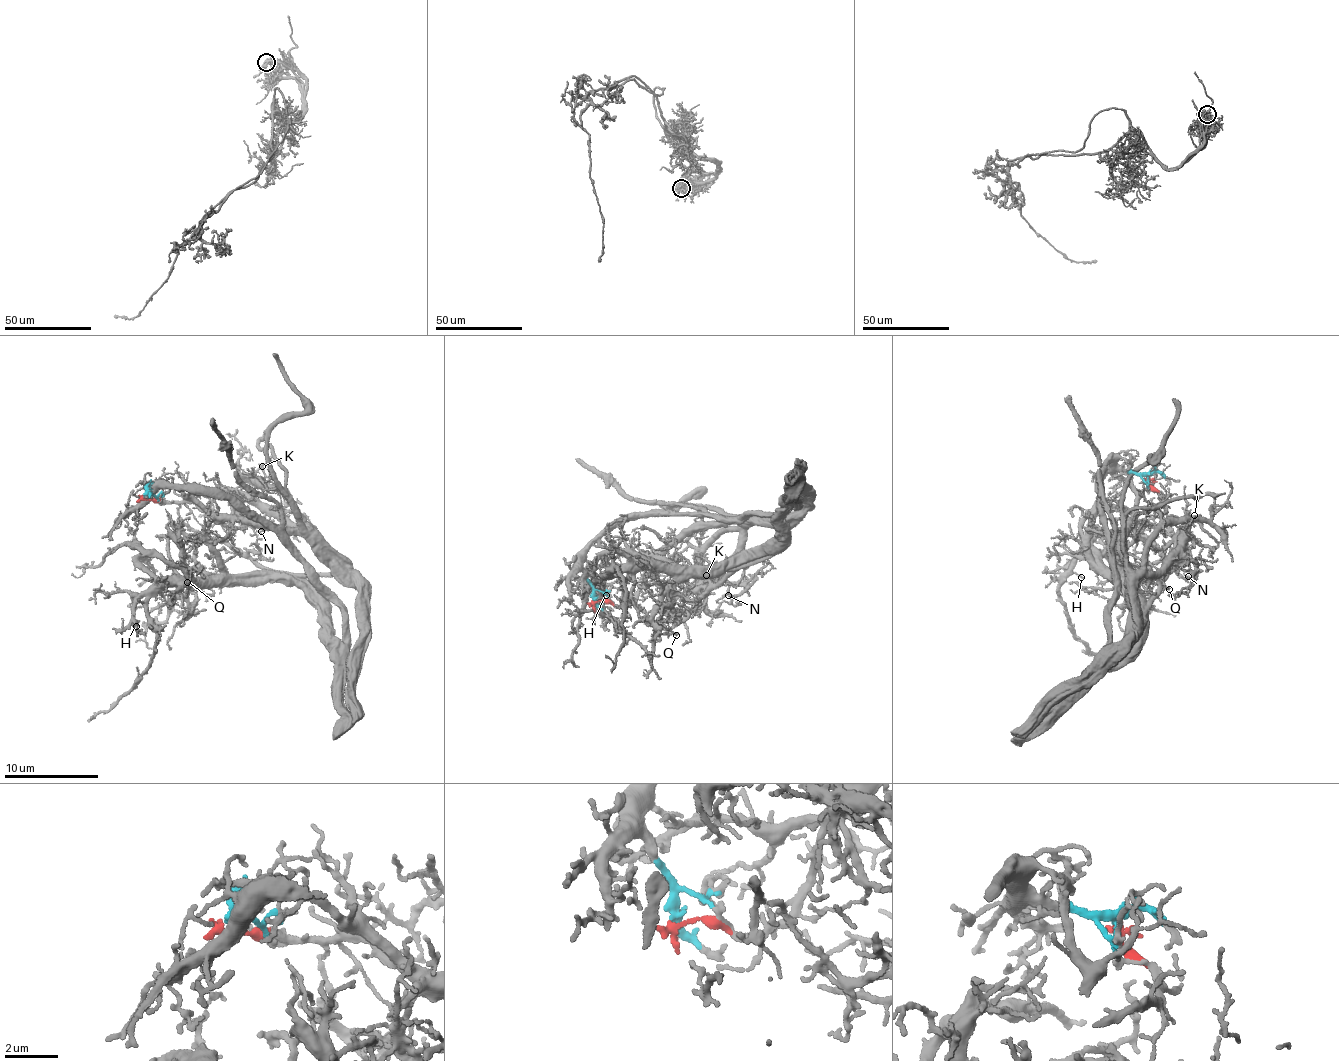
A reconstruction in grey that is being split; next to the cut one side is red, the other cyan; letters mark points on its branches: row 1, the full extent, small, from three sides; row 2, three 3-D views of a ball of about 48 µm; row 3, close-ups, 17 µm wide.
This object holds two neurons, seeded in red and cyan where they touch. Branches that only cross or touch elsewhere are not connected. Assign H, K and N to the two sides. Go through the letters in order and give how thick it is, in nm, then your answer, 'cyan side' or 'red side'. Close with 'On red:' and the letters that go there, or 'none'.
H: calibre 150 nm; cyan side
K: calibre 100 nm; red side
N: calibre 100 nm; red side
On red: K, N

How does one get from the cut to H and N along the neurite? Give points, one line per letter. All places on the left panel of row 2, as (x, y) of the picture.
H: (143, 496), (166, 485), (229, 494), (303, 562), (340, 609), (345, 640), (283, 578), (150, 588), (136, 626)
N: (142, 496), (305, 532), (296, 523), (270, 513), (276, 509), (284, 515), (262, 531)

